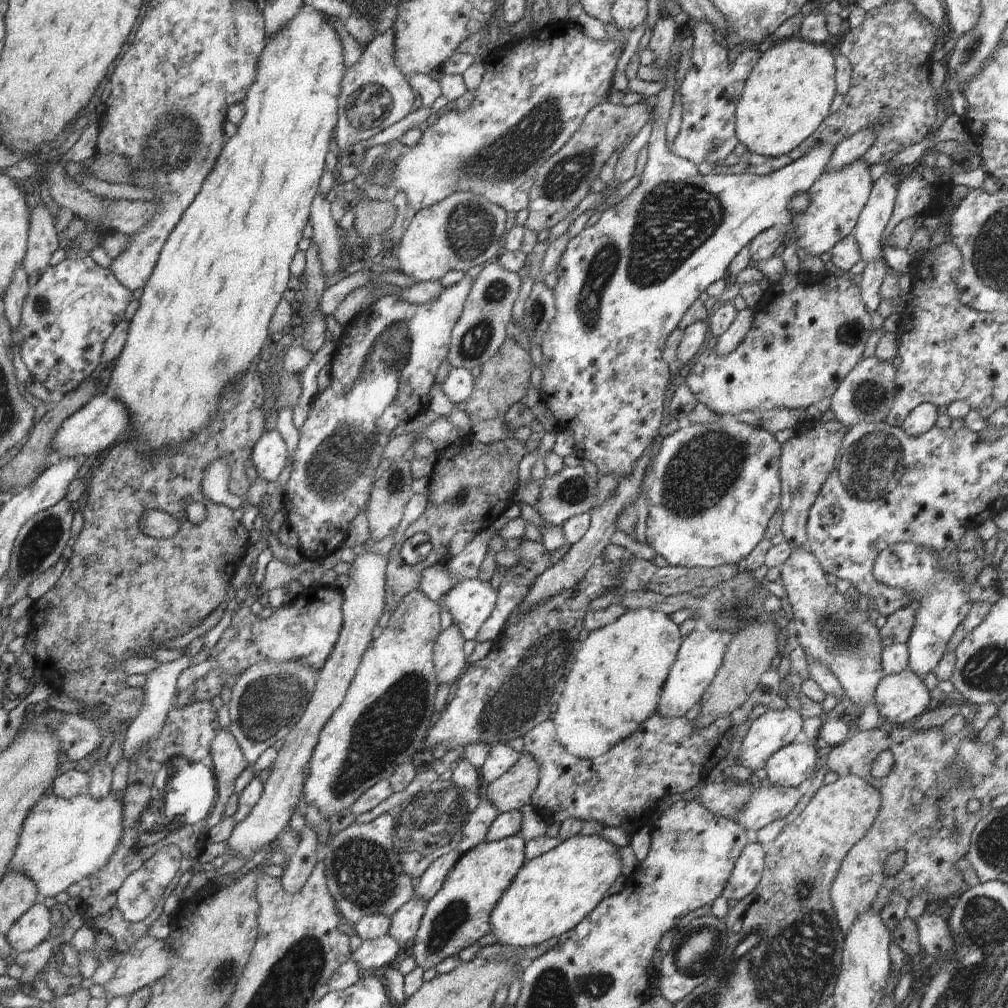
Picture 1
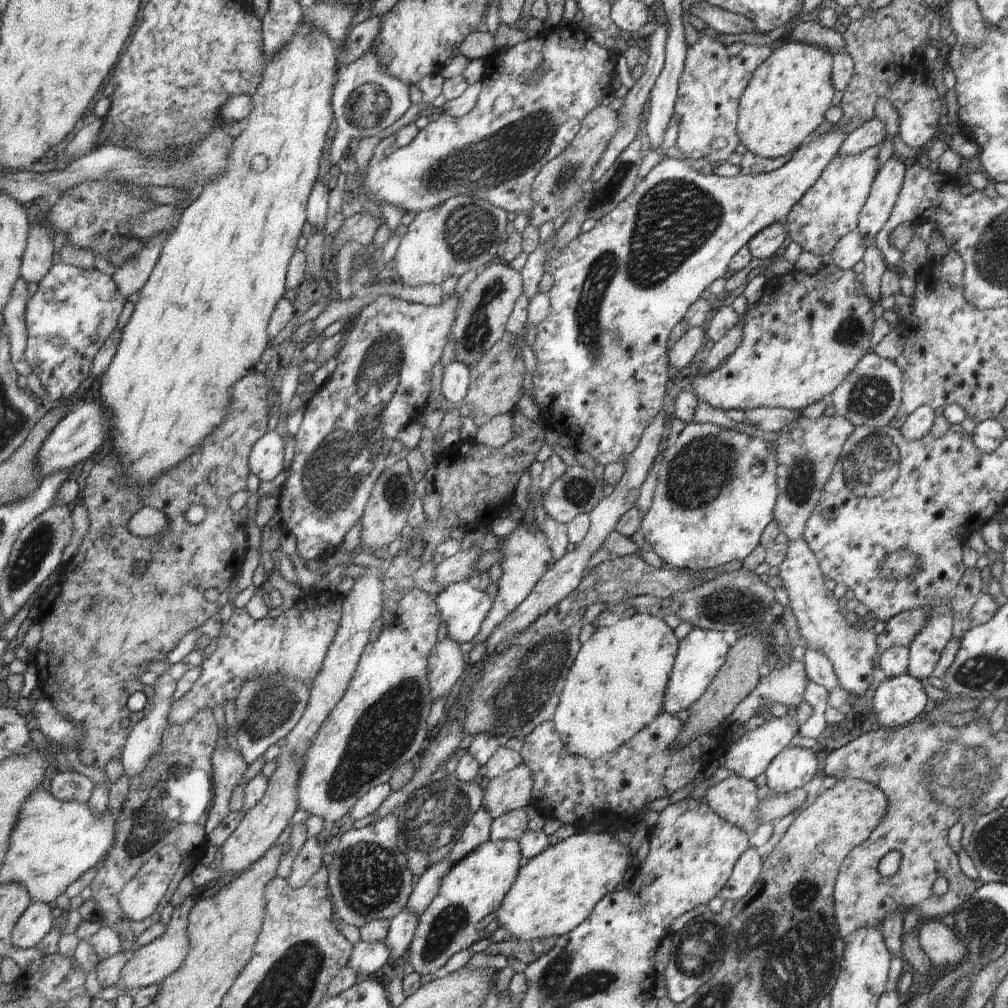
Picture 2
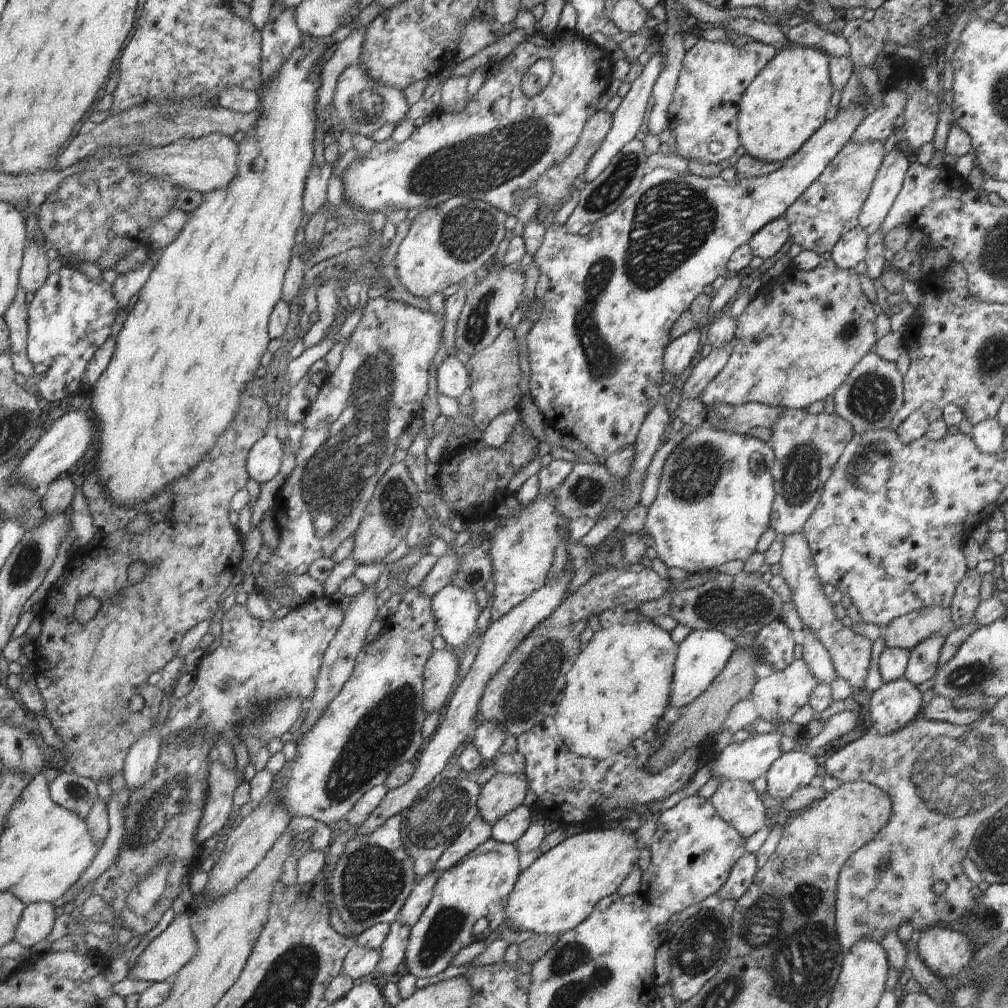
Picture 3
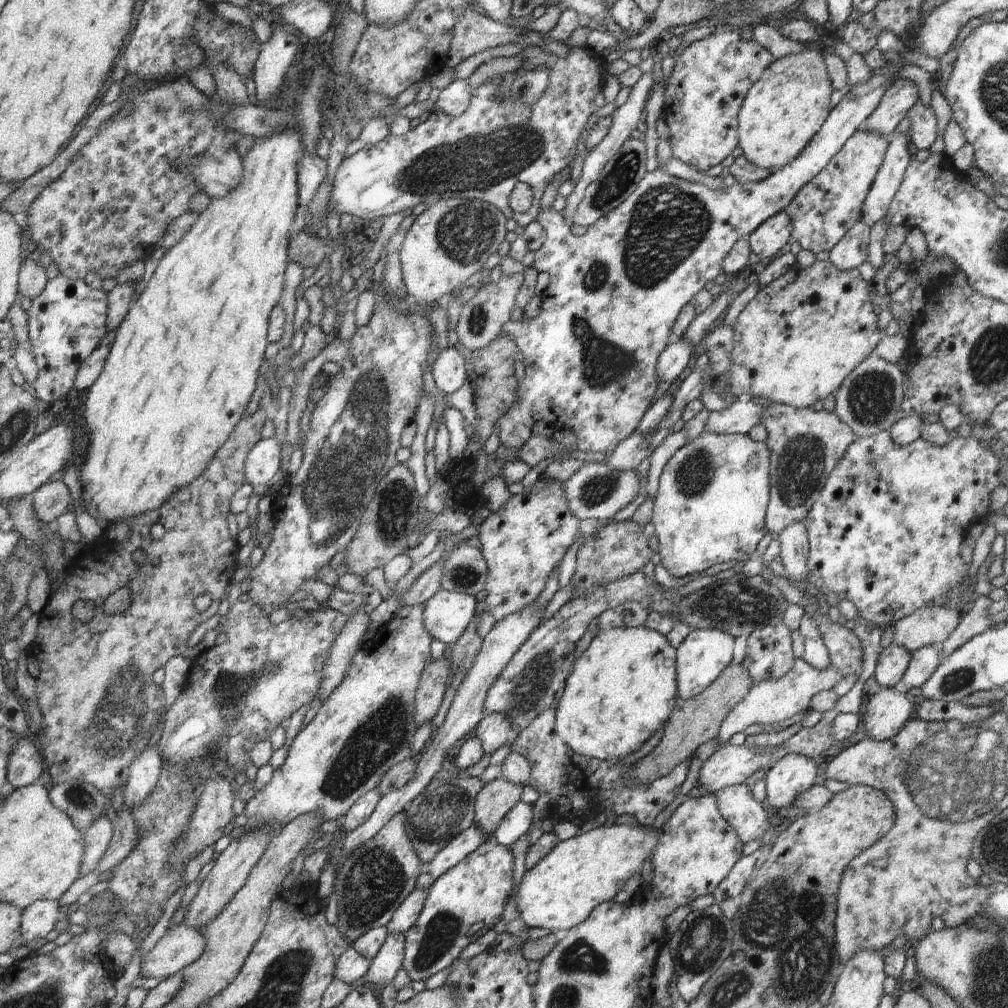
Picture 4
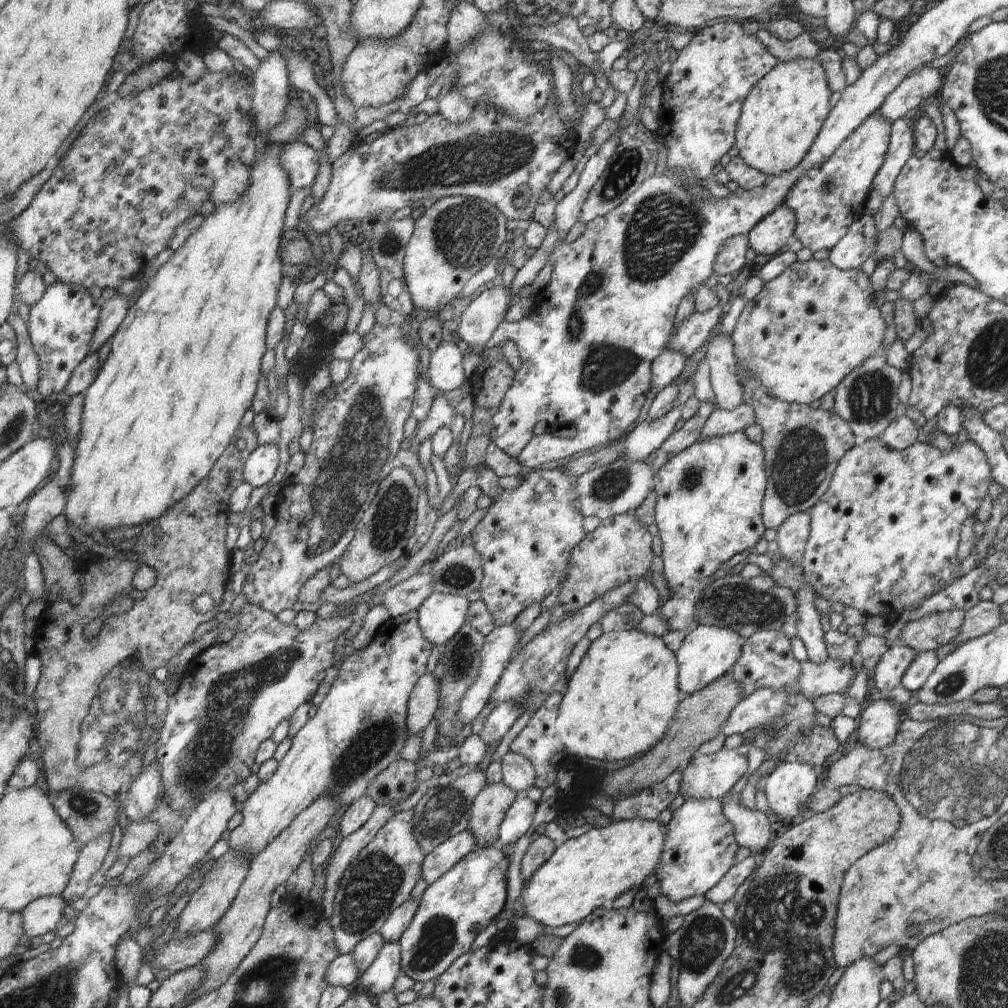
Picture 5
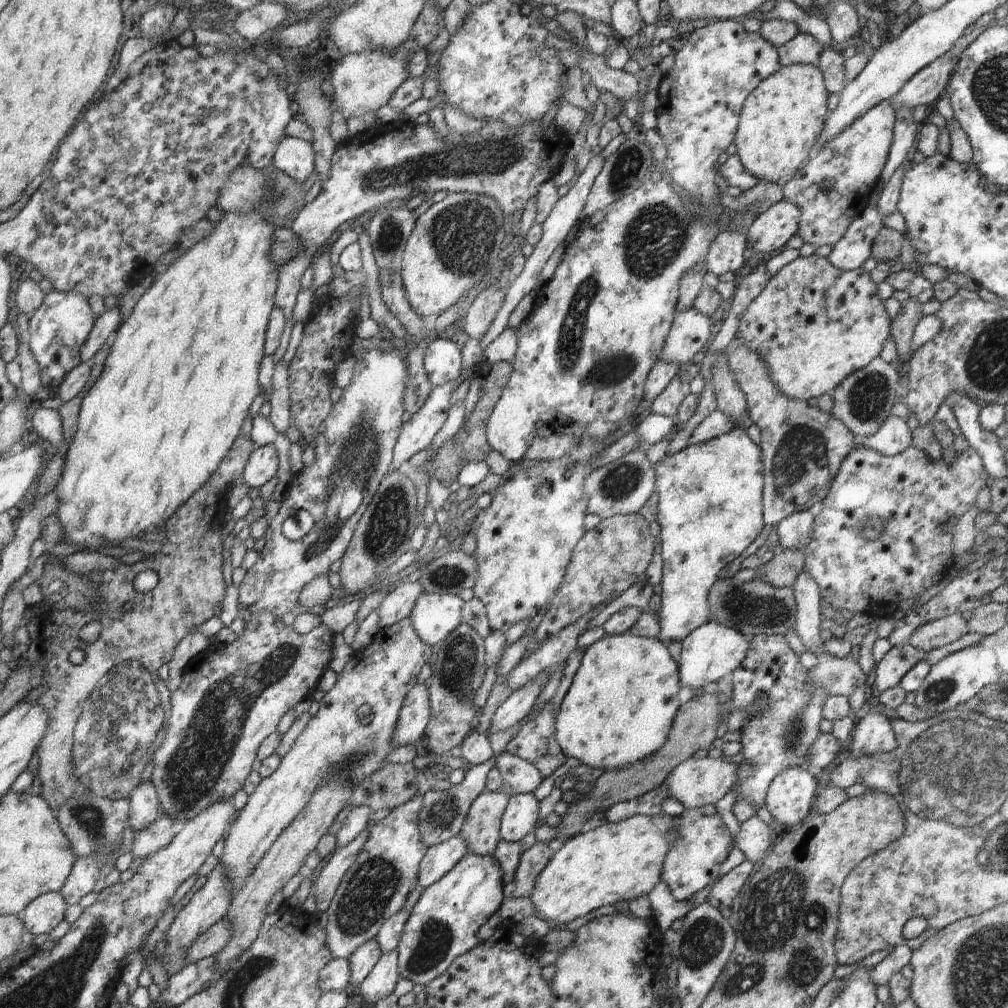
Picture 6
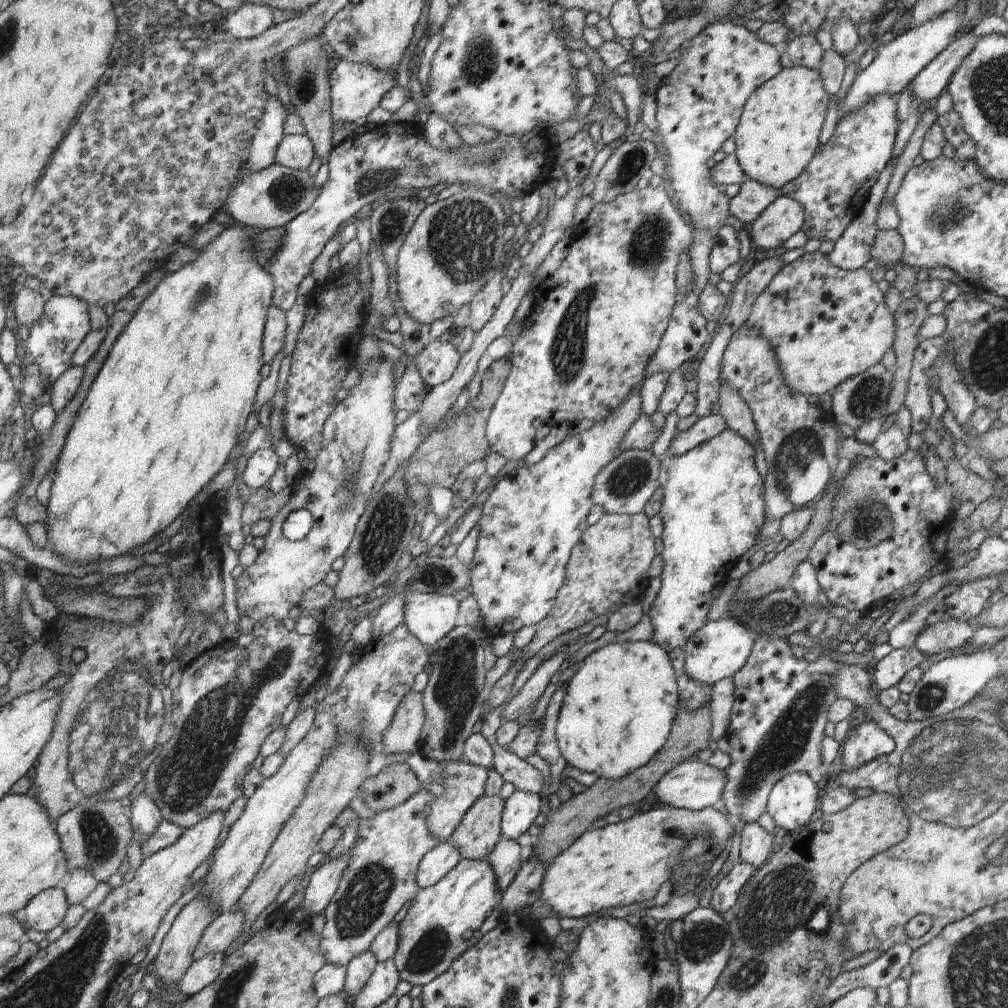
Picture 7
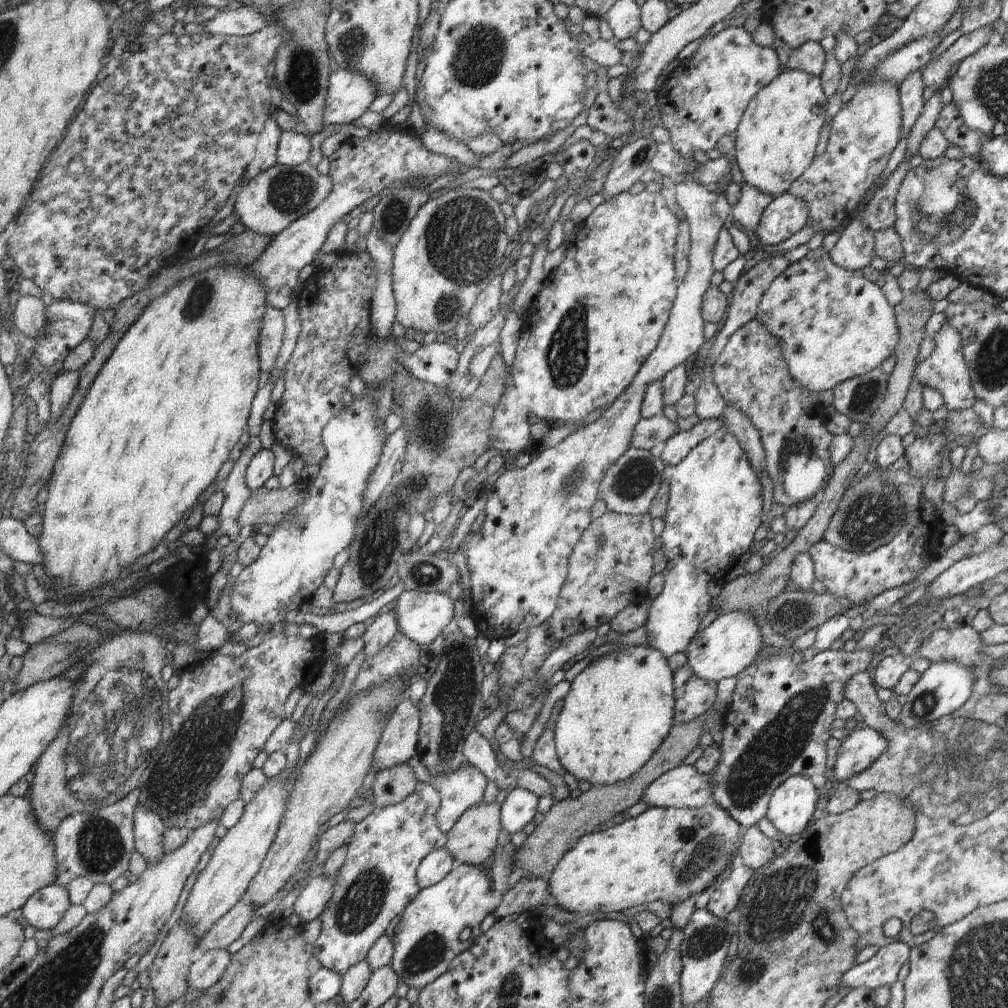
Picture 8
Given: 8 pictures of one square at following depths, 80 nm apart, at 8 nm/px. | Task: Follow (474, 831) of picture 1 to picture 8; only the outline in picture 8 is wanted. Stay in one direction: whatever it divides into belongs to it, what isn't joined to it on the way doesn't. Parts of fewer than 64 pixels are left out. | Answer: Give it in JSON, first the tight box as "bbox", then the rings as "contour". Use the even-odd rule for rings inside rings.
{"bbox":[417,848,457,889],"contour":[[[446,848],[430,852],[417,869],[417,884],[419,889],[436,885],[446,874],[457,865],[452,854]]]}

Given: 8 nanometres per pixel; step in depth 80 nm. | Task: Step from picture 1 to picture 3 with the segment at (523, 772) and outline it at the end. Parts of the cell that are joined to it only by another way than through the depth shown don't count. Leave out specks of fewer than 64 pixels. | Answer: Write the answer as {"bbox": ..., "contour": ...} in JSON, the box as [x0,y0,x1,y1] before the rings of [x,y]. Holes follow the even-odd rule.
{"bbox":[477,773,529,826],"contour":[[[496,773],[483,787],[477,800],[478,816],[494,826],[505,814],[522,805],[529,790],[525,773]]]}

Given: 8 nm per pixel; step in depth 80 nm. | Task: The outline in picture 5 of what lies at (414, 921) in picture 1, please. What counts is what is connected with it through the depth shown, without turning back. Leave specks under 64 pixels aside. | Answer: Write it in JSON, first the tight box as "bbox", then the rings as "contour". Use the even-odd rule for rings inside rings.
{"bbox":[358,941,401,997],"contour":[[[399,941],[384,943],[380,954],[370,968],[358,978],[359,989],[372,997],[393,990],[394,981],[401,973],[401,946]]]}

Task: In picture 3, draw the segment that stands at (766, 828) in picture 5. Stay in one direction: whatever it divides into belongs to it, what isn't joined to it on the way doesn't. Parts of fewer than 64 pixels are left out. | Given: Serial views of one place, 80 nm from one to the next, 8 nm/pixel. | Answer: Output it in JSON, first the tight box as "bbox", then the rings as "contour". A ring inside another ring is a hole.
{"bbox":[709,780,772,839],"contour":[[[736,780],[721,782],[709,799],[716,812],[745,839],[772,822],[752,783]]]}

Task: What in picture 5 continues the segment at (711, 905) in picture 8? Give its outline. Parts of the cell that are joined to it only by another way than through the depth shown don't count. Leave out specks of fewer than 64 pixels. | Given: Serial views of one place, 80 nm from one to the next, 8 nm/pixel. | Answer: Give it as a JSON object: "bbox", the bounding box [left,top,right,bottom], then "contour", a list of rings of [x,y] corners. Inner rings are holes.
{"bbox":[705,854,756,906],"contour":[[[752,854],[742,862],[732,865],[722,880],[705,894],[706,900],[718,906],[722,906],[728,900],[732,901],[738,888],[744,884],[744,880],[754,872],[755,868],[756,860]]]}

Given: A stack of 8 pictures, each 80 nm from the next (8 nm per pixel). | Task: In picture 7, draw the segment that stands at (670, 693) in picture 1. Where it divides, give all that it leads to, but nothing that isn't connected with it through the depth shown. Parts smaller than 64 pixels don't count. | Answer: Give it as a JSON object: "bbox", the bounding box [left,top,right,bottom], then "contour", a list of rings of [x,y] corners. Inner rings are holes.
{"bbox":[684,615,757,686],"contour":[[[726,615],[716,622],[708,621],[684,644],[684,673],[700,685],[714,686],[720,680],[733,678],[748,661],[756,637],[757,631],[748,630],[738,620]]]}

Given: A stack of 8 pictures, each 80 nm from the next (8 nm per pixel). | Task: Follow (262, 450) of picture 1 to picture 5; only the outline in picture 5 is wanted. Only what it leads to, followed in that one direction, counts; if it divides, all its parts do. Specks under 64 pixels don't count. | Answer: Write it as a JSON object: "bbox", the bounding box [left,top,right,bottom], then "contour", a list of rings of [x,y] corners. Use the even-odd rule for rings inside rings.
{"bbox":[243,444,280,488],"contour":[[[275,444],[258,445],[244,463],[243,479],[252,488],[269,484],[276,474],[276,468],[280,466],[279,460],[278,447]]]}

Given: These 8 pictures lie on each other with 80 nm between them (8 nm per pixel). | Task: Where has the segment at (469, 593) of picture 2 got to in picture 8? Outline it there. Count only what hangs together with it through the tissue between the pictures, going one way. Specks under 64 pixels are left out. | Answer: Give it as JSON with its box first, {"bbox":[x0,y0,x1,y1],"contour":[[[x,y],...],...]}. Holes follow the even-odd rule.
{"bbox":[390,591,459,645],"contour":[[[405,591],[390,606],[396,614],[398,630],[408,636],[410,640],[420,645],[432,644],[444,628],[453,624],[453,618],[459,613],[459,604],[456,604],[447,593],[430,592],[422,593],[415,591]]]}

